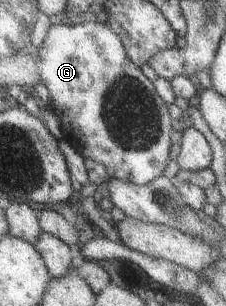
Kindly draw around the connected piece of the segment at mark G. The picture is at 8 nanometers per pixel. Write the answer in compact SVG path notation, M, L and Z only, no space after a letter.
M85 22L84 24L71 24L71 25L53 25L48 29L46 38L39 48L37 71L40 75L41 82L48 88L50 97L52 98L53 111L59 119L61 130L64 133L64 138L68 139L85 159L92 159L95 162L102 164L110 178L117 178L122 182L131 182L136 186L142 186L152 182L162 175L167 164L170 162L169 154L171 143L171 134L173 133L171 127L171 118L169 115L169 106L158 96L154 85L140 67L136 66L127 56L124 47L122 46L121 39L118 33L105 27L102 23Z

